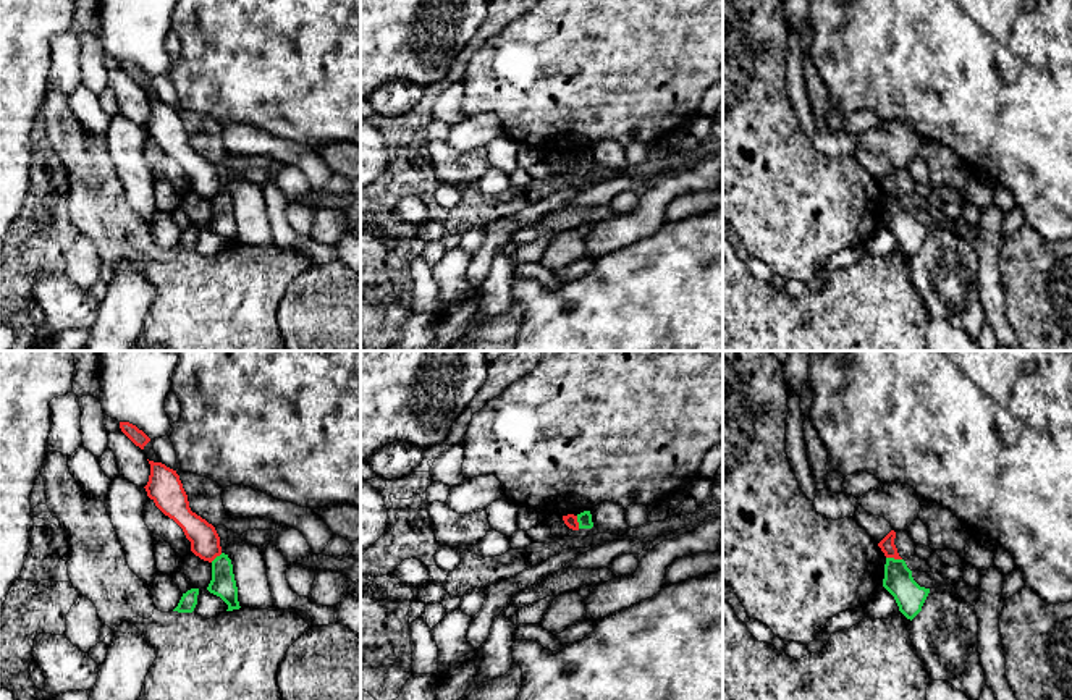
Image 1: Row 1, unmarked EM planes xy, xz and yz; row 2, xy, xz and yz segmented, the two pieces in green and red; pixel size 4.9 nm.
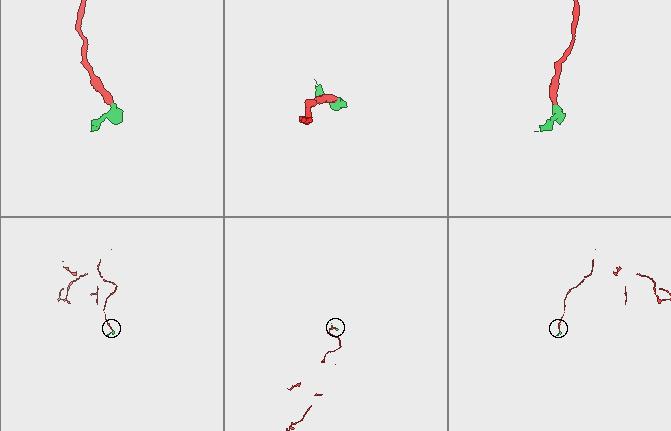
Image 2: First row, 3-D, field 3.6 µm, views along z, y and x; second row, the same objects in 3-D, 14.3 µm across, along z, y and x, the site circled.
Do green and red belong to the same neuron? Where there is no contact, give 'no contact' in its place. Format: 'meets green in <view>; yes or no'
meets green in yz; no

